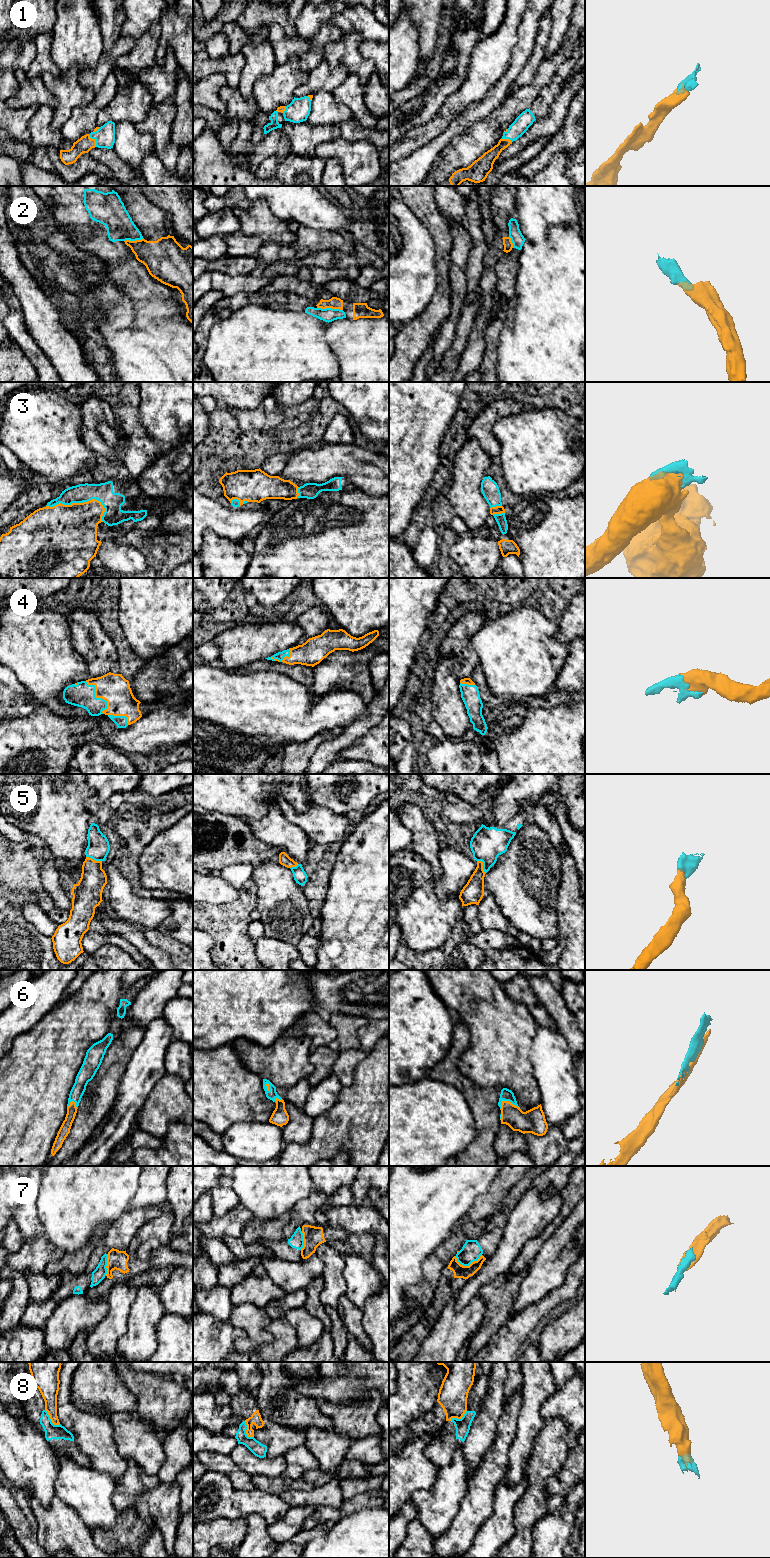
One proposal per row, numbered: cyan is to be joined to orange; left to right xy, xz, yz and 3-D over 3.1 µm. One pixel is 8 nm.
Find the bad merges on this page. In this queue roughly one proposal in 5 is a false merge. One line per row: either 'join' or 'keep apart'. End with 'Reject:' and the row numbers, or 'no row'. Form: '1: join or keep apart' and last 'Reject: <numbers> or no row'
1: join
2: keep apart
3: join
4: join
5: join
6: join
7: keep apart
8: keep apart
Reject: 2, 7, 8

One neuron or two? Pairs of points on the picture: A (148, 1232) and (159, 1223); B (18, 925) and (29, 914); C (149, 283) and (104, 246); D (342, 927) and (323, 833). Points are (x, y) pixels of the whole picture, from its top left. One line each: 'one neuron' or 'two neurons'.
A: one neuron
B: two neurons
C: one neuron
D: two neurons

